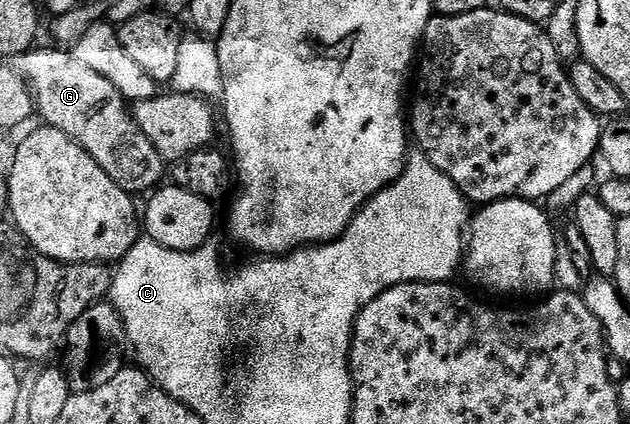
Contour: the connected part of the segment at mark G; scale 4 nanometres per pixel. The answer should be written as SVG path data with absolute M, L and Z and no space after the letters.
M34 48L19 58L19 69L31 83L31 97L36 113L41 113L40 121L74 138L101 165L103 172L131 196L160 187L167 169L165 157L141 131L119 88L79 60L72 49L57 49L61 50Z

